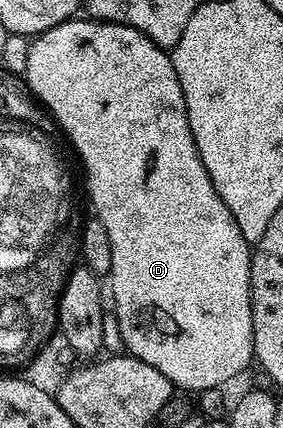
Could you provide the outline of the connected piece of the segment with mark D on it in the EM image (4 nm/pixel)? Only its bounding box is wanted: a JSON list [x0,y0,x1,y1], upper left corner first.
[24,17,254,393]

